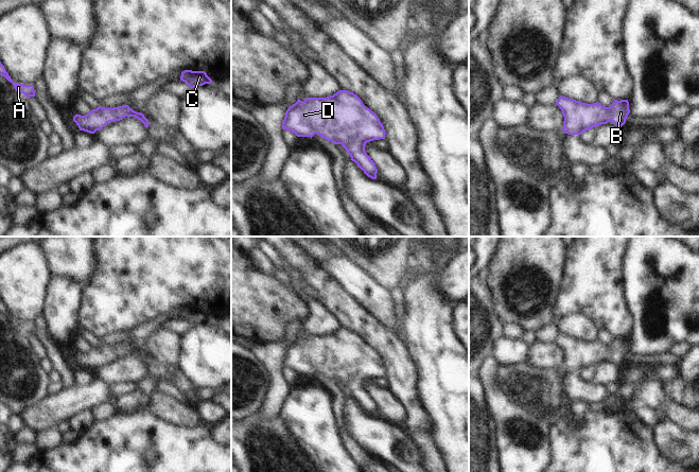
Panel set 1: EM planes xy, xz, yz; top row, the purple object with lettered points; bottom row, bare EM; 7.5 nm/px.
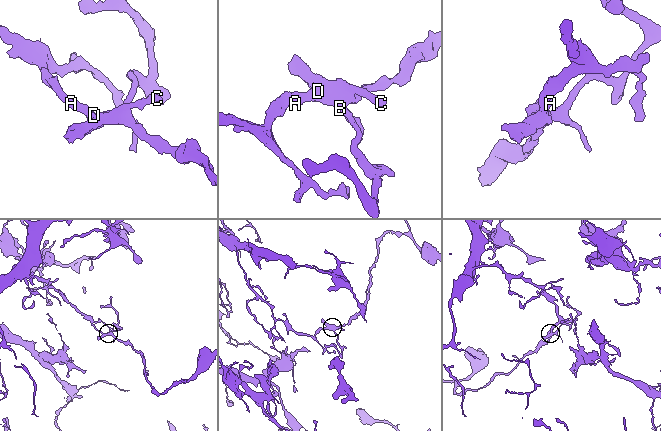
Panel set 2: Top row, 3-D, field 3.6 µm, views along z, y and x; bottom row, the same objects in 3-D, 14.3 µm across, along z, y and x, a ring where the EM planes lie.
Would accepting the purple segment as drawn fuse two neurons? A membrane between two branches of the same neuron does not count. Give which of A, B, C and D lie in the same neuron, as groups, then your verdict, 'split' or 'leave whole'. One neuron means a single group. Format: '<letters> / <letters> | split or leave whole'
A B C D | leave whole

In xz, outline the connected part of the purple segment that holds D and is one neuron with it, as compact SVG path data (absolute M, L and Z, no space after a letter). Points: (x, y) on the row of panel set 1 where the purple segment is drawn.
M339 90L327 98L307 98L303 102L299 99L289 107L282 123L283 130L290 130L297 137L313 137L315 134L335 144L342 144L348 152L351 160L364 171L364 173L377 179L378 169L373 160L367 155L365 145L367 142L384 139L385 129L380 119L362 100L348 90Z

